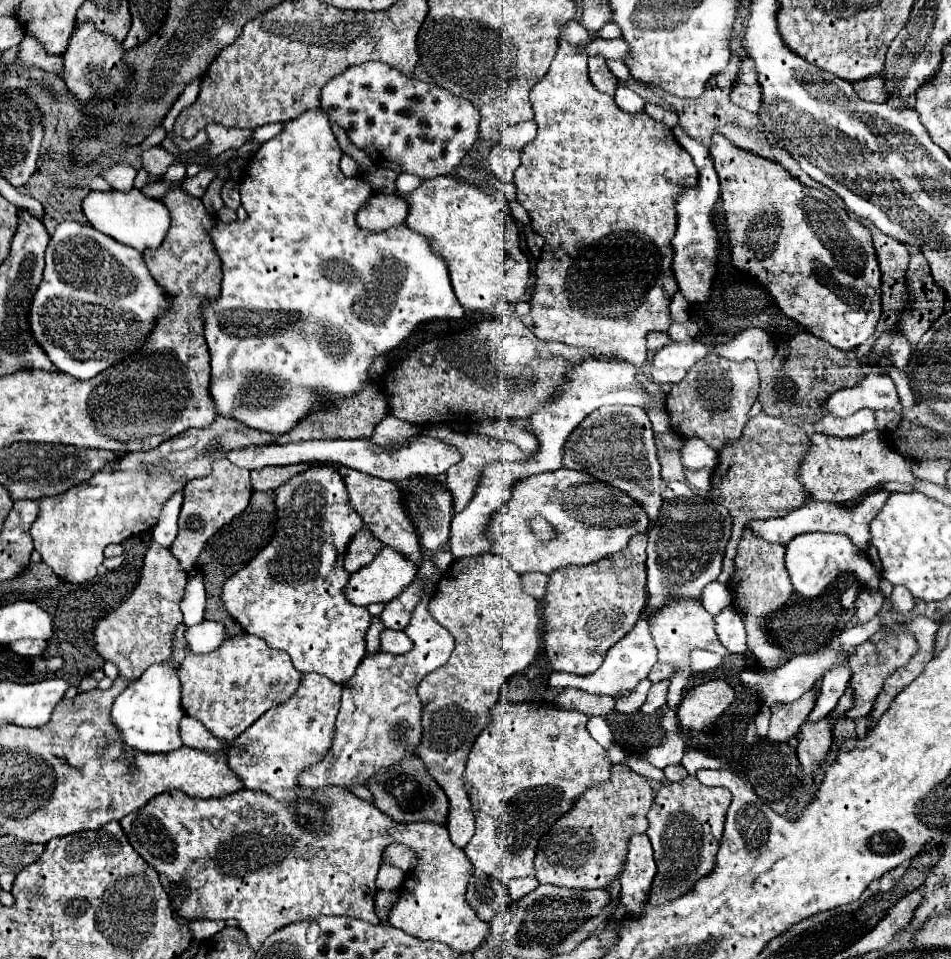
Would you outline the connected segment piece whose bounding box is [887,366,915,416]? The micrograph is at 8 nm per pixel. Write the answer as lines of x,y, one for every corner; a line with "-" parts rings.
894,366
887,368
887,373
892,378
898,395
900,396
900,401
903,406
903,415
905,416
911,408
915,405
915,399
910,387
909,379
905,371
899,370

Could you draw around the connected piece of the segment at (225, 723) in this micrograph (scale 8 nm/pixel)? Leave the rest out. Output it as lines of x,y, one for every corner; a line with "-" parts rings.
242,634
228,638
216,652
206,656
188,656
180,666
182,708
188,716
200,720
214,736
234,740
250,728
266,710
288,702
302,682
302,674
290,662
286,652
272,650
264,638

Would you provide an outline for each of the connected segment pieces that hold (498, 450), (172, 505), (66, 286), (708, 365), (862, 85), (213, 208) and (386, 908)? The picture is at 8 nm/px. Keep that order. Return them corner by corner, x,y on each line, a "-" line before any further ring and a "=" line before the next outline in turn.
430,426
426,430
422,430
422,434
426,434
428,438
438,438
442,442
454,442
454,446
458,446
458,450
462,450
462,462
458,462
458,466
450,466
450,470
446,472
446,488
450,490
450,494
454,494
454,512
464,510
474,494
474,486
478,486
478,474
482,474
482,470
486,468
486,462
526,462
526,454
512,442
504,442
486,434
476,434
476,432
454,432
448,426
=
176,492
164,506
160,518
158,518
158,524
152,528
152,538
154,542
158,544
164,544
164,546
172,546
176,534
178,534
178,512
180,512
180,506
182,506
182,492
=
62,222
46,248
44,276
30,308
30,334
48,354
52,364
60,372
66,372
78,380
90,380
146,344
158,314
166,314
166,310
170,310
170,294
166,294
166,290
154,282
140,252
114,242
114,238
106,238
106,234
94,230
92,226
=
708,356
692,366
686,378
674,384
666,394
666,412
670,416
672,432
682,438
702,438
712,450
720,452
730,442
742,438
742,430
748,422
748,412
758,398
758,390
756,364
734,364
718,356
=
870,76
864,82
856,82
854,88
868,102
886,102
888,100
886,84
884,84
884,80
880,76
=
215,178
209,185
205,195
202,197
202,202
208,212
216,215
218,211
224,206
224,202
220,196
220,189
223,187
224,181
=
378,890
374,900
376,900
376,914
378,914
380,922
388,924
388,916
390,916
394,904
398,902
398,892
396,890
394,892
382,892
382,890

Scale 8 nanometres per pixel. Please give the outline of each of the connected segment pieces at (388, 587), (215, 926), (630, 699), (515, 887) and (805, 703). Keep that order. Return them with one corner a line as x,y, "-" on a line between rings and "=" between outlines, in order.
382,548
378,558
374,558
372,564
360,568
358,572
354,572
344,588
344,594
346,594
346,600
352,602
352,604
358,604
358,606
368,606
368,604
374,604
374,602
390,602
392,598
396,598
412,580
414,580
414,564
408,562
400,552
396,552
394,548
=
196,920
190,924
190,930
196,940
204,940
224,930
224,922
222,920
=
646,678
634,690
620,690
614,696
614,702
616,702
614,704
614,710
618,710
618,712
624,714
630,714
640,710
640,706
646,700
646,694
648,694
650,686
652,686
652,682
=
526,876
526,878
518,878
518,880
512,880
508,884
508,892
510,892
510,898
512,902
518,902
518,898
524,898
526,894
530,894
532,890
538,888
538,880
534,876
=
816,688
806,692
802,698
788,706
772,706
770,718
770,732
768,738
772,742
790,742
798,738
798,726
802,726
812,712
816,702

